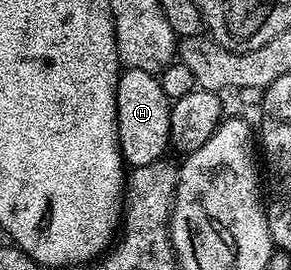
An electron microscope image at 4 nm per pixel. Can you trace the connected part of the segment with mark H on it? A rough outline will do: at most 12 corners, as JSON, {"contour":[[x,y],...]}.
{"contour":[[124,69],[119,150],[134,168],[171,146],[172,99],[158,77]]}

